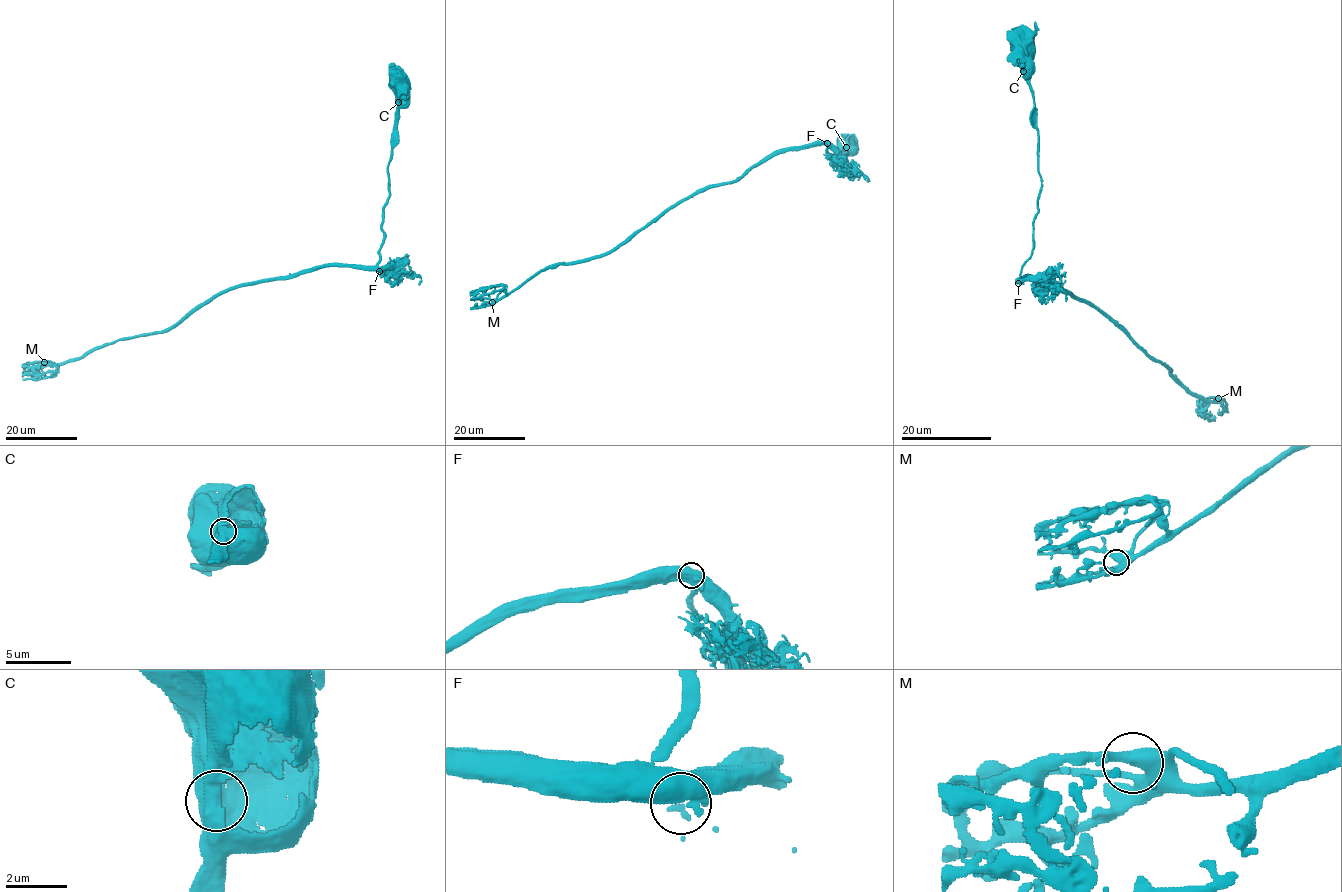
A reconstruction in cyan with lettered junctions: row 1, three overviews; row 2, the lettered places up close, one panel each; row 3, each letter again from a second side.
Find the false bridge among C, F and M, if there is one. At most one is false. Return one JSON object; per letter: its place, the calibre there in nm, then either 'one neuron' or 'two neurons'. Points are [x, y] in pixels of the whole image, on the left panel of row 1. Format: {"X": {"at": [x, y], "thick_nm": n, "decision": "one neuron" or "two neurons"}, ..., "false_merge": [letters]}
{"C": {"at": [398, 102], "thick_nm": 750, "decision": "one neuron"}, "F": {"at": [379, 271], "thick_nm": 600, "decision": "one neuron"}, "M": {"at": [44, 362], "thick_nm": 550, "decision": "one neuron"}, "false_merge": []}

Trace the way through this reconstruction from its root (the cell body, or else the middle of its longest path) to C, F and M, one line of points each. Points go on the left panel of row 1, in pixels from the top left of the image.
C: (398, 86), (398, 102)
F: (398, 86), (398, 115), (388, 165), (389, 198), (383, 209), (379, 271)
M: (398, 86), (383, 243), (374, 266), (318, 265), (242, 283), (163, 331), (117, 339), (60, 363), (44, 362)

